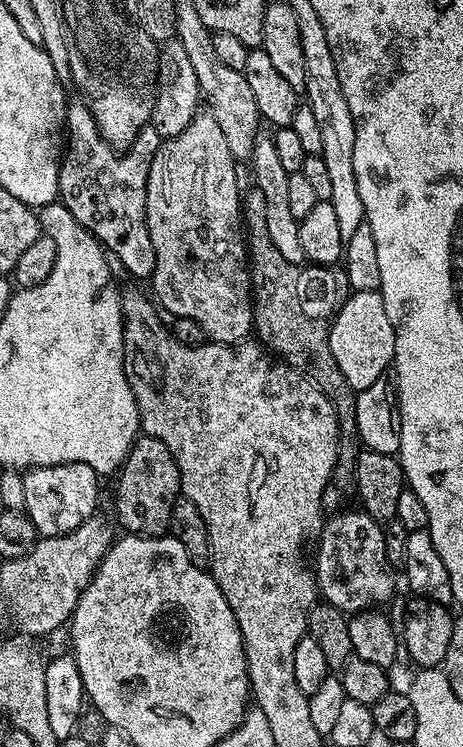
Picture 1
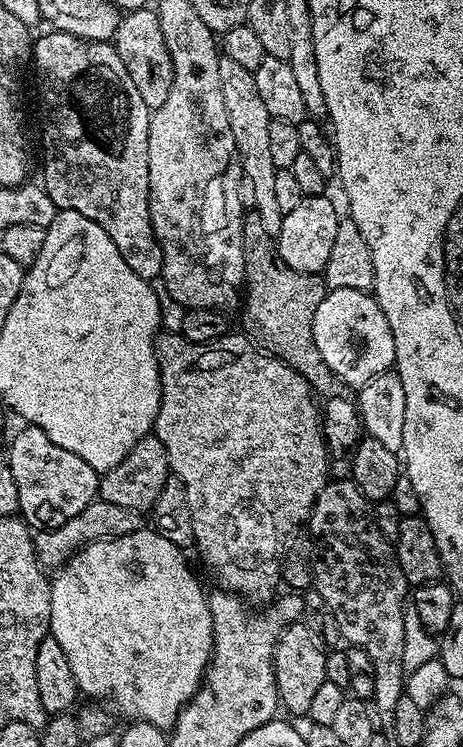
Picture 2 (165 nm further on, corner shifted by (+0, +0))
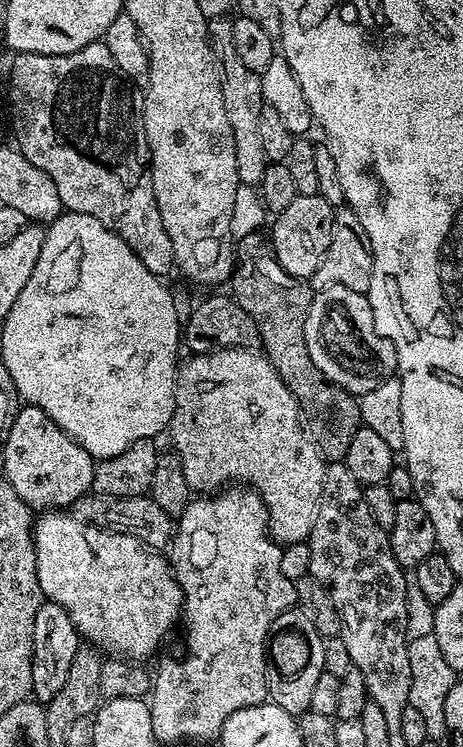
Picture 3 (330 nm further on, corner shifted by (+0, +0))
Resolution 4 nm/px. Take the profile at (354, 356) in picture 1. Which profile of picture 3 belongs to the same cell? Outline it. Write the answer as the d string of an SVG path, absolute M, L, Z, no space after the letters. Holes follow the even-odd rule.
M346 286L321 288L313 295L306 318L306 346L310 350L310 358L314 358L314 366L322 370L327 380L353 394L374 390L374 386L378 386L387 376L396 372L396 348L374 326L374 314L367 295L346 290Z

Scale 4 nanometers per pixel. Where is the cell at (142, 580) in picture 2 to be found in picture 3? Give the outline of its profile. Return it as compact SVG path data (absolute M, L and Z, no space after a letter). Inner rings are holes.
M48 510L41 516L44 517L35 521L32 534L41 597L49 604L62 606L85 641L116 658L147 661L147 656L159 650L164 635L175 624L177 627L182 616L184 595L171 563L165 557L163 560L159 551L149 548L139 535L87 524L64 510Z

